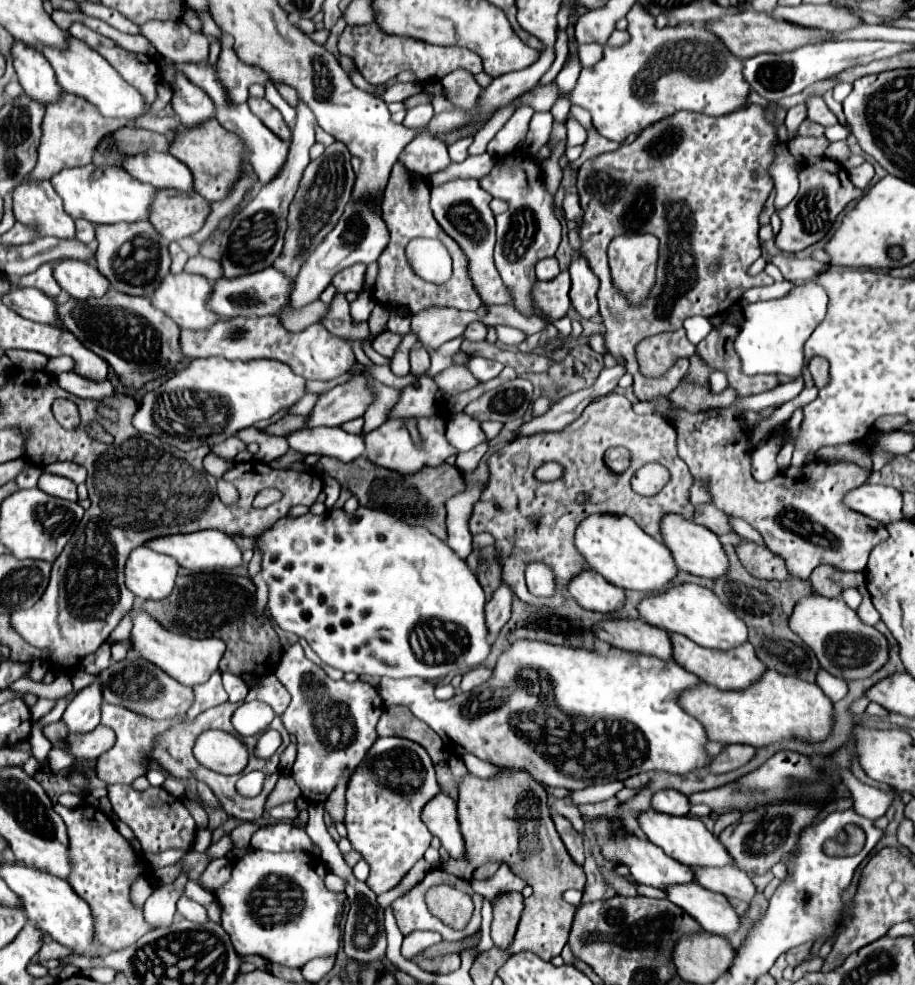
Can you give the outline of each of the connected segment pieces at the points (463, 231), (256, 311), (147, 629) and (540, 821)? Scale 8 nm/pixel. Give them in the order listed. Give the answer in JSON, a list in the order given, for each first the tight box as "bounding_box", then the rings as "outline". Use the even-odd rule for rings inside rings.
[{"bounding_box":[430,179,514,305],"outline":[[[450,179],[438,187],[430,187],[430,207],[434,211],[436,221],[440,227],[462,247],[462,251],[470,259],[470,277],[482,295],[484,305],[510,305],[514,297],[510,295],[510,289],[502,283],[494,259],[492,249],[496,243],[496,225],[494,225],[494,213],[488,207],[492,201],[492,195],[484,191],[476,179]]]},{"bounding_box":[210,267,294,317],"outline":[[[268,267],[264,271],[258,271],[254,275],[242,275],[242,279],[218,279],[214,285],[214,293],[210,297],[210,309],[218,315],[224,317],[260,317],[260,315],[280,315],[284,309],[292,309],[292,295],[294,289],[294,279],[290,279],[288,275],[282,275],[282,271],[278,271],[276,267]]]},{"bounding_box":[132,605,226,687],"outline":[[[140,605],[132,607],[132,649],[146,661],[154,663],[156,667],[160,667],[162,671],[166,671],[170,677],[174,677],[176,681],[194,687],[198,683],[204,683],[216,669],[218,669],[218,661],[224,655],[226,645],[220,639],[214,637],[206,637],[206,639],[194,639],[190,635],[180,635],[174,631],[168,631],[166,627],[162,627],[160,623],[156,623],[156,619],[152,619],[146,611],[142,611]]]},{"bounding_box":[442,767,586,961],"outline":[[[502,767],[490,779],[480,779],[468,773],[460,781],[458,791],[458,821],[466,841],[466,859],[450,859],[446,865],[442,865],[442,869],[456,877],[472,879],[474,869],[486,861],[502,861],[510,865],[516,875],[526,879],[534,893],[524,903],[518,931],[506,953],[514,955],[520,951],[534,951],[544,961],[550,961],[552,957],[560,955],[562,947],[566,945],[576,911],[574,905],[562,901],[562,893],[572,887],[584,889],[586,875],[582,867],[572,861],[554,827],[546,785],[536,781],[526,771]]]}]

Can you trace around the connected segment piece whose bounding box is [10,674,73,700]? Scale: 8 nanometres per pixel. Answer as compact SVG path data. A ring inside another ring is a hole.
M59 674L50 684L38 683L32 681L32 679L22 677L14 685L10 685L10 689L18 689L23 693L32 693L38 698L58 700L70 693L73 690L73 685L69 676Z

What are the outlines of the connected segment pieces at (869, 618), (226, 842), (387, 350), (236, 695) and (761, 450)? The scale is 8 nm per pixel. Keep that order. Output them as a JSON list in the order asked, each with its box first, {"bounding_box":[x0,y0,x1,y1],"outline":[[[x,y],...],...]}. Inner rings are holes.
[{"bounding_box":[856,585,880,625],"outline":[[[864,585],[860,587],[860,591],[864,593],[864,601],[862,601],[862,605],[856,609],[856,613],[858,613],[858,617],[860,617],[866,625],[876,625],[876,623],[880,621],[880,615],[878,615],[878,611],[876,611],[876,607],[872,605],[870,595],[868,595],[868,591],[866,591]]]},{"bounding_box":[206,835,232,859],"outline":[[[224,835],[220,841],[216,841],[216,843],[212,843],[212,845],[208,847],[206,855],[208,855],[210,859],[218,859],[218,857],[224,857],[230,849],[232,849],[232,841],[230,841],[228,835]]]},{"bounding_box":[372,331,400,357],"outline":[[[384,331],[382,335],[378,335],[374,341],[372,341],[372,347],[378,351],[378,353],[382,353],[382,355],[386,355],[386,357],[392,357],[392,353],[394,353],[394,349],[396,349],[396,345],[400,343],[400,335],[396,335],[396,333],[392,333],[392,331]]]},{"bounding_box":[222,673,248,703],"outline":[[[222,673],[222,679],[224,679],[224,689],[228,693],[228,701],[240,703],[240,701],[246,699],[248,687],[246,687],[246,683],[238,675],[234,675],[234,673]]]},{"bounding_box":[752,441,782,481],"outline":[[[766,441],[752,453],[752,475],[758,481],[768,481],[780,473],[780,467],[776,465],[776,455],[780,447],[782,445],[778,445],[778,441]]]}]

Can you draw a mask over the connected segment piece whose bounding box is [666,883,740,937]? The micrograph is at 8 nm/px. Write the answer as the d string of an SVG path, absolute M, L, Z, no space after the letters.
M698 883L668 887L666 893L672 903L688 911L688 915L692 915L708 933L728 937L740 927L740 915L720 893L708 891Z

